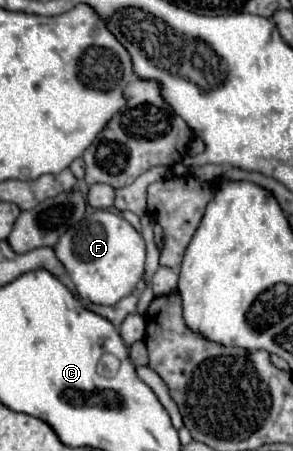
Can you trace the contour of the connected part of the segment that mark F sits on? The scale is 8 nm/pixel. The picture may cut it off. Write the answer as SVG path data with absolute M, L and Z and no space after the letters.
M97 210L69 228L55 244L55 254L77 286L77 294L95 304L113 306L131 294L145 272L145 242L117 212Z

